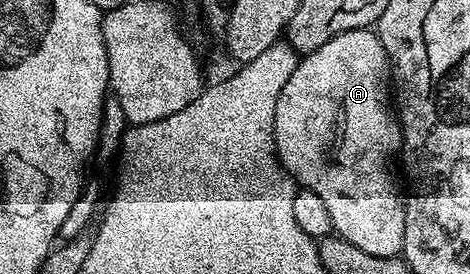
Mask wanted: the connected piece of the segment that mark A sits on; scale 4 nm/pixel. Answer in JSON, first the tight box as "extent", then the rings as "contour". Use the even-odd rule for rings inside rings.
{"extent":[275,28,405,256],"contour":[[[371,28],[349,30],[345,34],[337,34],[325,46],[306,53],[293,70],[289,82],[285,82],[285,90],[281,90],[281,98],[277,102],[275,111],[275,151],[279,153],[279,160],[288,174],[295,179],[296,185],[308,188],[317,198],[322,198],[329,210],[329,218],[333,218],[333,229],[339,236],[346,239],[353,246],[365,250],[368,254],[381,256],[399,256],[403,250],[405,238],[405,200],[399,196],[397,176],[397,157],[403,146],[403,132],[399,128],[399,117],[393,107],[393,92],[389,87],[389,61],[385,50],[381,46],[378,35]]]}

